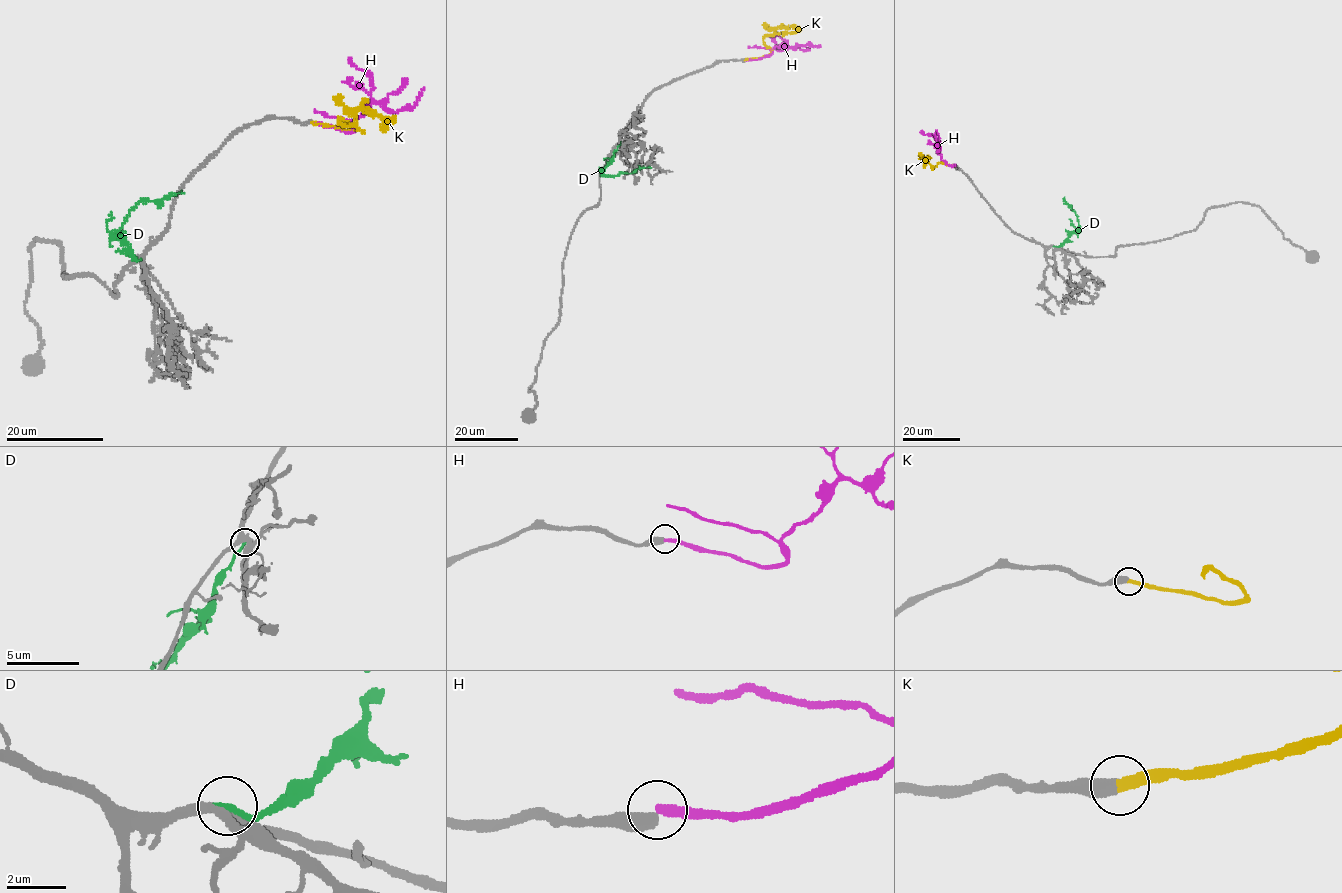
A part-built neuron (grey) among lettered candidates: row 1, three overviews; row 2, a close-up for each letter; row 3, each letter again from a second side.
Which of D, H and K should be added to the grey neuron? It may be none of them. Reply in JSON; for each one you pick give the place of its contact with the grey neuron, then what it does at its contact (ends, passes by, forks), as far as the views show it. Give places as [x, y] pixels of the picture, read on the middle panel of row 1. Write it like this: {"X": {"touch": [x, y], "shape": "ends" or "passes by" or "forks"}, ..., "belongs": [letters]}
{"K": {"touch": [745, 60], "shape": "ends"}, "belongs": ["K"]}

